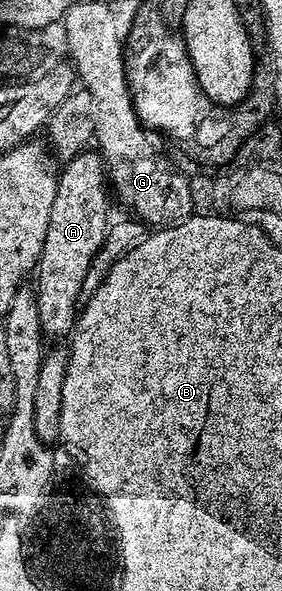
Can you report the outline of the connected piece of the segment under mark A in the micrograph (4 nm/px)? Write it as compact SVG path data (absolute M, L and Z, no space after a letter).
M86 151L83 153L77 153L70 159L70 161L64 162L63 168L65 169L56 178L57 190L55 191L55 203L51 203L51 223L47 223L47 239L43 239L43 251L41 252L41 258L37 261L37 268L35 270L35 278L37 277L37 285L35 284L35 292L37 295L37 306L39 307L39 323L41 324L42 330L50 338L61 337L64 335L72 334L75 328L75 322L79 317L79 304L77 305L77 300L82 297L86 292L85 280L88 282L90 280L93 271L93 260L97 257L97 252L105 245L105 236L109 234L109 226L111 224L111 216L109 217L109 197L111 201L111 193L107 188L107 166L100 154L97 151Z

